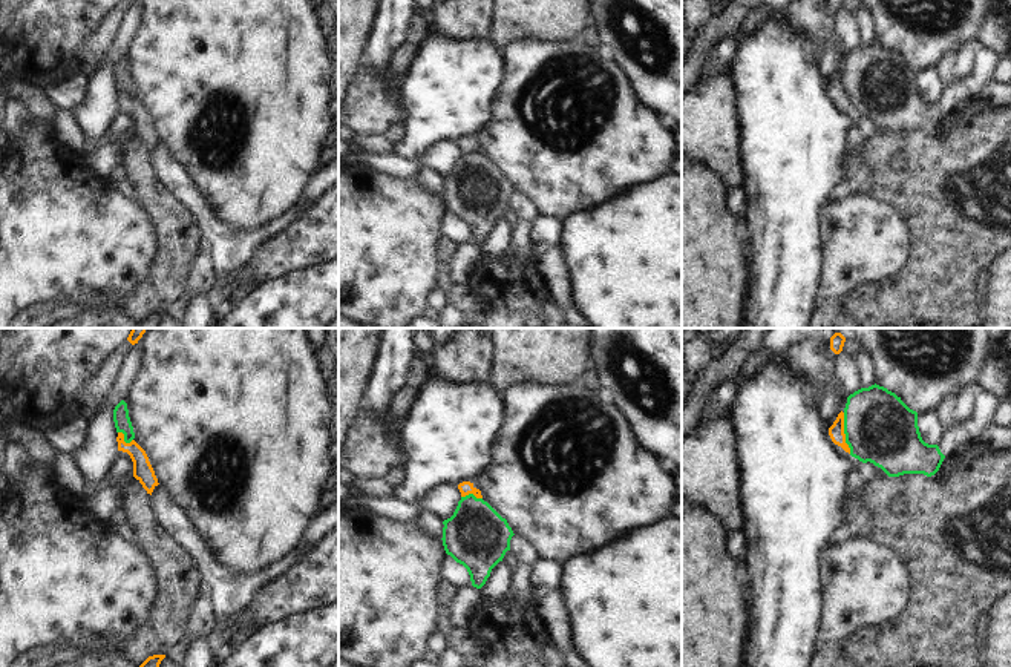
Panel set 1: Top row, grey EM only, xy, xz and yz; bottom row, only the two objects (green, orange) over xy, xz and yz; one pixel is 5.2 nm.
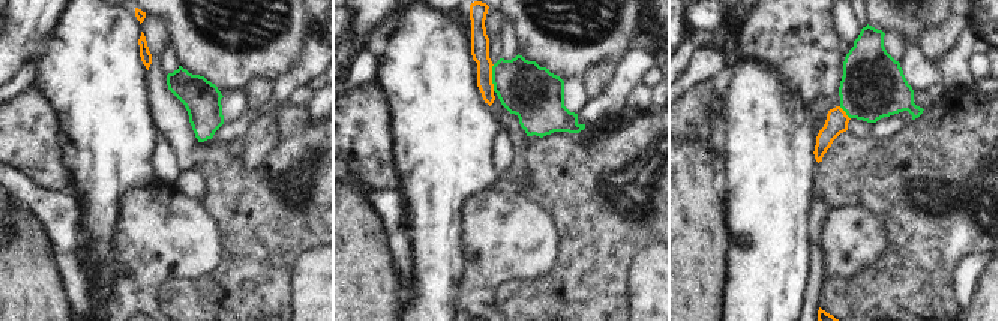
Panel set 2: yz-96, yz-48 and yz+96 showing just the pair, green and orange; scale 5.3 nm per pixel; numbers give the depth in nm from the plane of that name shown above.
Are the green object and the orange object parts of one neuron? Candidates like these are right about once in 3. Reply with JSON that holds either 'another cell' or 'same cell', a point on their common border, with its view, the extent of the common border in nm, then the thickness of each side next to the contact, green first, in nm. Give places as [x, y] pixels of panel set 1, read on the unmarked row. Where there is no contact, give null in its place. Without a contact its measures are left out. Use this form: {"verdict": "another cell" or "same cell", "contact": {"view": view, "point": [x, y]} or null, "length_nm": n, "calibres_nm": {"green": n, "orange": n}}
{"verdict": "another cell", "contact": {"view": "yz", "point": [844, 89]}, "length_nm": 220, "calibres_nm": {"green": 360, "orange": 80}}

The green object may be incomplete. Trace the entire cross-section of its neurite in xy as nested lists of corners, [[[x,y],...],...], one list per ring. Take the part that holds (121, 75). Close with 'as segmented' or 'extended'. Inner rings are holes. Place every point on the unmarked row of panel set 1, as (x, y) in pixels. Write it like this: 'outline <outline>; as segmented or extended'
outline [[[121,57],[113,66],[113,78],[116,89],[124,90],[124,98],[130,100],[135,95],[133,83],[129,74],[127,60]]]; as segmented

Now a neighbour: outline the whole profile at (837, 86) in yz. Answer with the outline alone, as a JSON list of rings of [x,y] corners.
[[[841,67],[833,78],[833,81],[829,84],[829,92],[832,98],[838,103],[841,103],[846,109],[850,110],[850,104],[846,100],[846,90],[844,90],[844,69]]]

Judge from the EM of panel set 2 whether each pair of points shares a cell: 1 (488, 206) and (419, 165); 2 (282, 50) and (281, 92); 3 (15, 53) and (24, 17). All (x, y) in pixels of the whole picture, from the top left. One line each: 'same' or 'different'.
1: different
2: different
3: same

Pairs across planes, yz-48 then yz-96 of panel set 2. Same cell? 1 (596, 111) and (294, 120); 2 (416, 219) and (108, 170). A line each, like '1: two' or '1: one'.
1: two
2: one

